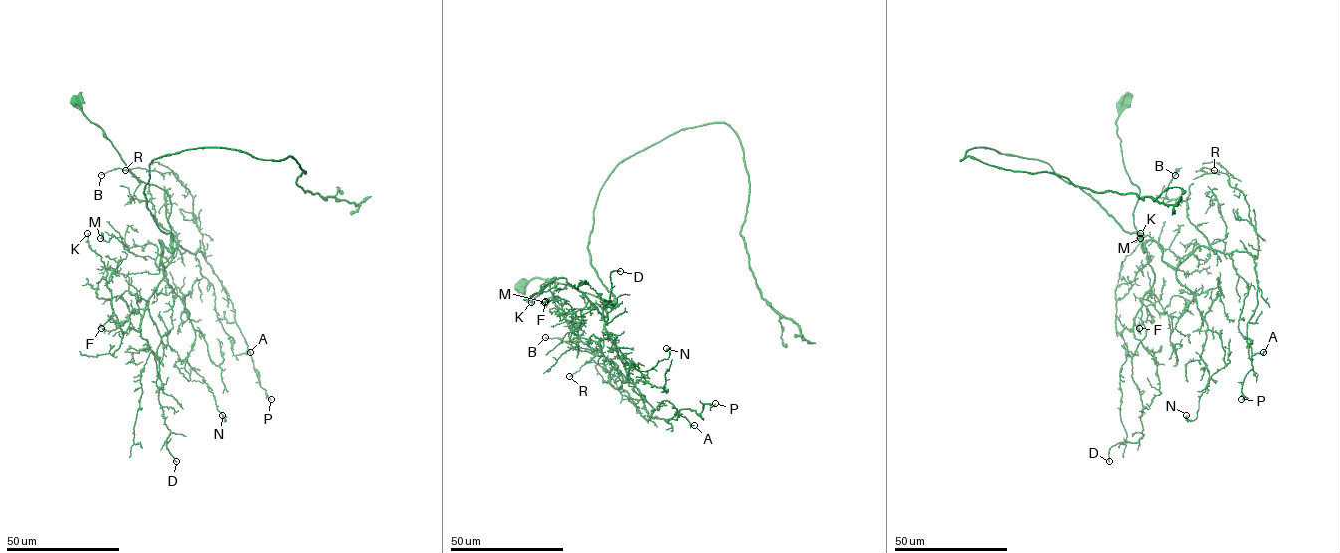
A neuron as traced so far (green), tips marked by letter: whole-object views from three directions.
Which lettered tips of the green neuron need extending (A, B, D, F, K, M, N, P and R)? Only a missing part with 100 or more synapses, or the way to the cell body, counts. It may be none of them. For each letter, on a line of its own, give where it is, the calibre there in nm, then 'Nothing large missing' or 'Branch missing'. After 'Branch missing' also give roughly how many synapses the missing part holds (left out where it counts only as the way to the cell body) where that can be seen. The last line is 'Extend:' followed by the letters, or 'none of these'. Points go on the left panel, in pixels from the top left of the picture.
A: Place: (250, 352). Thickness 90 nm. Nothing large missing
B: Place: (101, 175). Thickness 160 nm. Nothing large missing
D: Place: (176, 461). Thickness 130 nm. Nothing large missing
F: Place: (101, 328). Thickness 380 nm. Nothing large missing
K: Place: (87, 233). Thickness 120 nm. Nothing large missing
M: Place: (100, 238). Thickness 160 nm. Nothing large missing
N: Place: (222, 415). Thickness 100 nm. Nothing large missing
P: Place: (271, 399). Thickness 110 nm. Nothing large missing
R: Place: (125, 170). Thickness 160 nm. Nothing large missing
Extend: none of these

